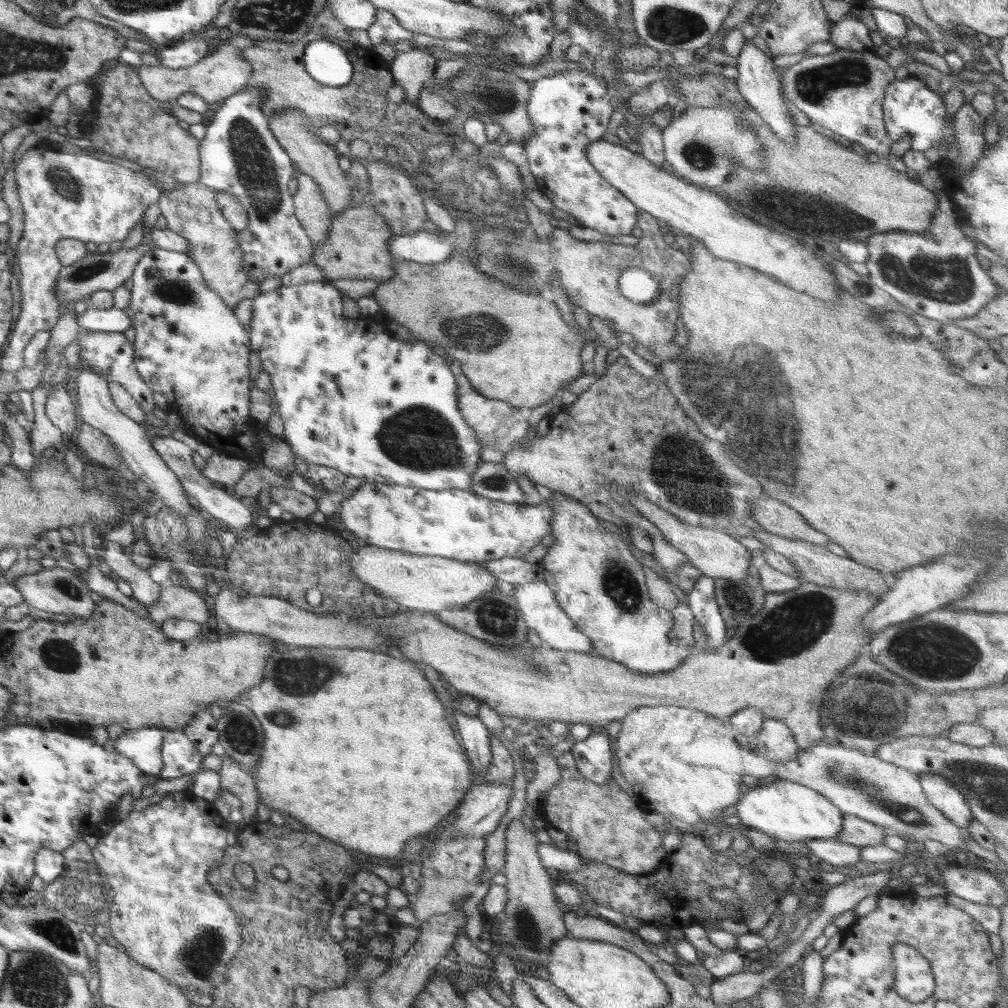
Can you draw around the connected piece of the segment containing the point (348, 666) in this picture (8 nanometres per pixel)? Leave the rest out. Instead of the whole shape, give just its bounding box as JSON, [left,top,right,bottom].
[246,643,475,858]

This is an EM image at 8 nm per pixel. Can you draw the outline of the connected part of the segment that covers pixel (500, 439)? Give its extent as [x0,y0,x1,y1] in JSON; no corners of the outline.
[456,373,531,452]

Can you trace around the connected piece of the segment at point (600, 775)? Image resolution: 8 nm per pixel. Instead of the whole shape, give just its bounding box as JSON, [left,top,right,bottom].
[570,727,612,784]

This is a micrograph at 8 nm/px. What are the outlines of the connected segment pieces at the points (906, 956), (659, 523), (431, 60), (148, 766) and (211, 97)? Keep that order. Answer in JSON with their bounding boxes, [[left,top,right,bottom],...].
[[892,944,935,1002],[626,494,758,580],[391,49,438,105],[114,727,165,779],[137,42,253,102]]

